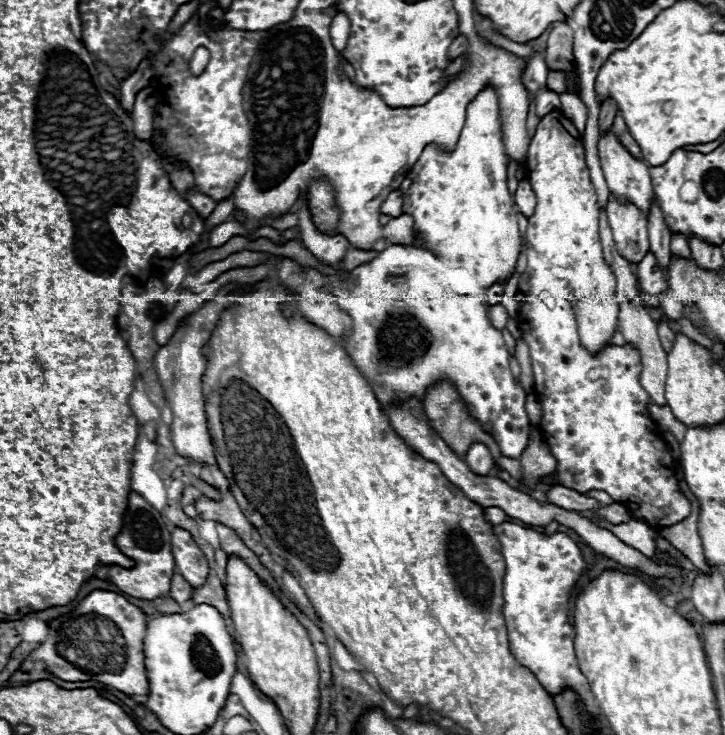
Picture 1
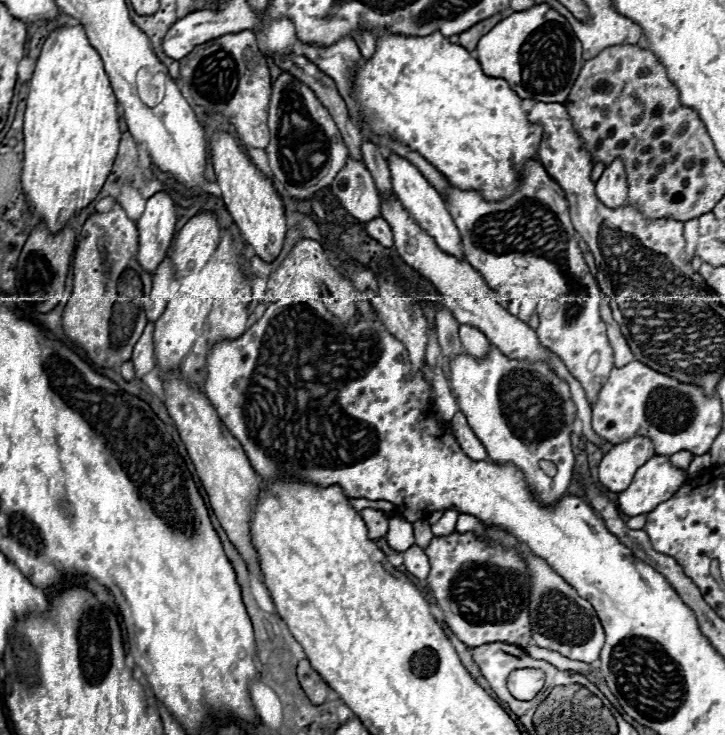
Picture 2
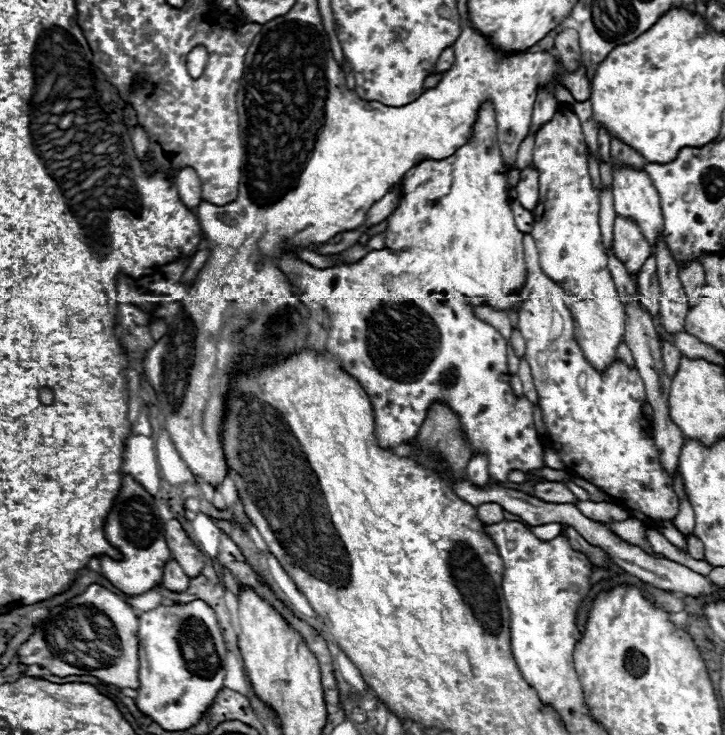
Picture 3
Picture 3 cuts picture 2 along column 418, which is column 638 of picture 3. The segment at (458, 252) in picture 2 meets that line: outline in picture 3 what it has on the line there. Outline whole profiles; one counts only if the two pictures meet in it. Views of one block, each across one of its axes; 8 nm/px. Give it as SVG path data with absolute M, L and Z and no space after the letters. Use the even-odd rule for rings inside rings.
M632 168L614 170L614 190L612 190L612 194L614 194L616 214L634 220L640 226L640 230L648 238L648 242L652 246L652 254L654 254L656 240L664 232L664 218L662 218L662 210L660 210L660 196L658 196L656 188L652 186L648 174L644 170L632 170Z

